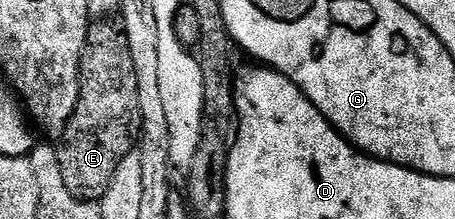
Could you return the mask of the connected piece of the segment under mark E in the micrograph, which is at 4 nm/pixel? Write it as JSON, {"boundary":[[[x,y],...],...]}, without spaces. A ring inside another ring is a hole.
{"boundary":[[[101,19],[90,24],[89,34],[81,56],[81,94],[77,100],[77,110],[59,138],[57,158],[63,171],[63,183],[71,195],[81,201],[100,202],[101,196],[111,187],[115,170],[123,163],[125,156],[134,152],[141,131],[139,111],[139,82],[135,79],[135,63],[131,59],[131,47],[127,47],[127,35],[120,24],[109,19]]]}

